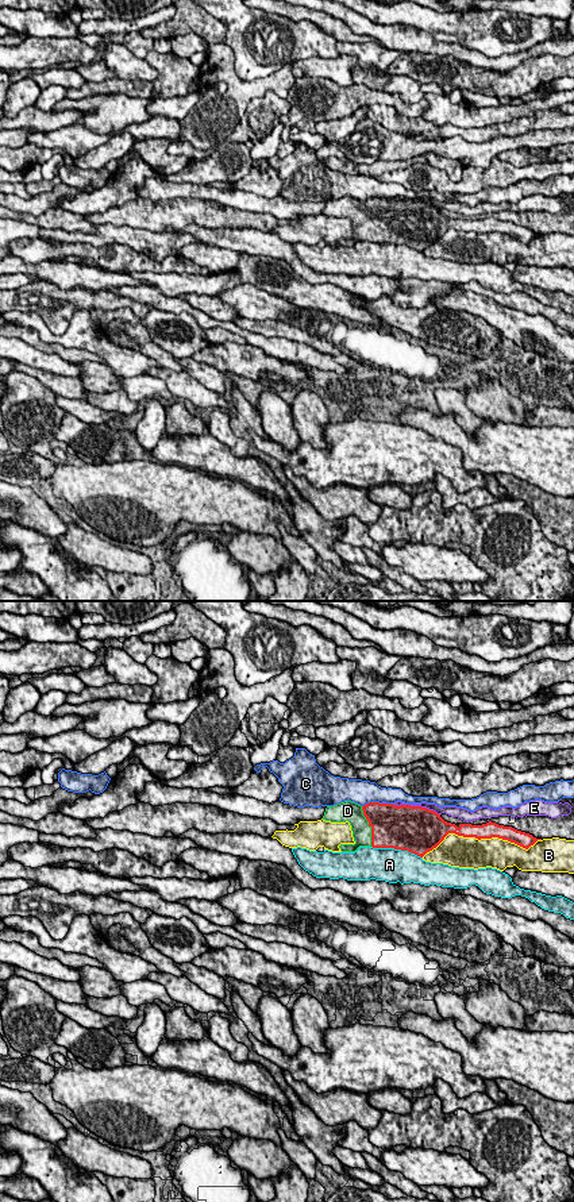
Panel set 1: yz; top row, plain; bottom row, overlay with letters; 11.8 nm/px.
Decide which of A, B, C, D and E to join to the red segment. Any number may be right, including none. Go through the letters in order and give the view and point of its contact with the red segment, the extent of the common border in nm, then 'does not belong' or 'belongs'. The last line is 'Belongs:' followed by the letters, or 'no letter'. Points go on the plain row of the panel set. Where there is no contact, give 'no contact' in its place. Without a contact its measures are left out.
A: contact yz (397, 243); length 650 nm; does not belong
B: contact yz (481, 232); length 1450 nm; does not belong
C: contact yz (372, 197); length 240 nm; does not belong
D: contact yz (369, 220); length 500 nm; belongs
E: contact yz (416, 201); length 600 nm; does not belong
Belongs: D

